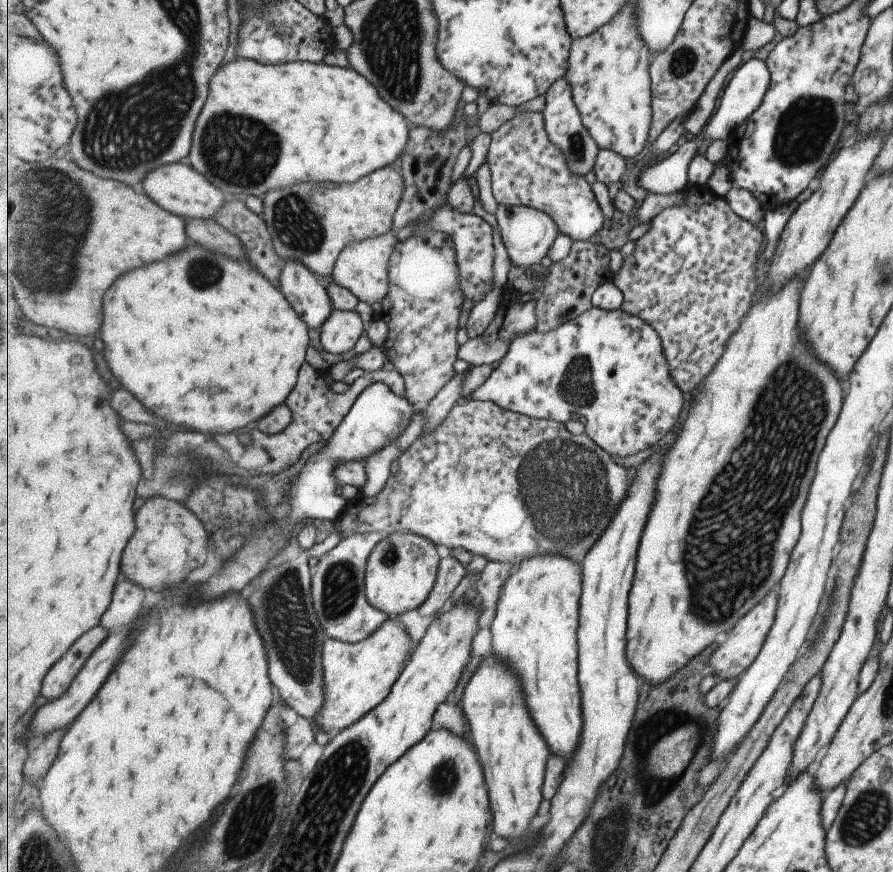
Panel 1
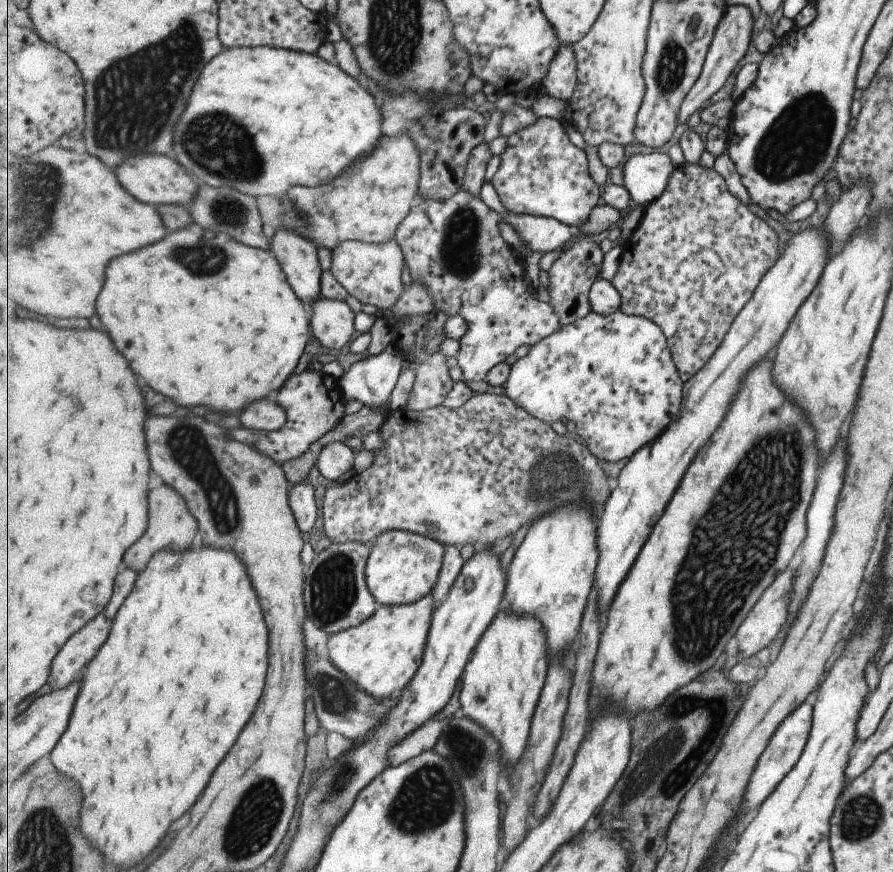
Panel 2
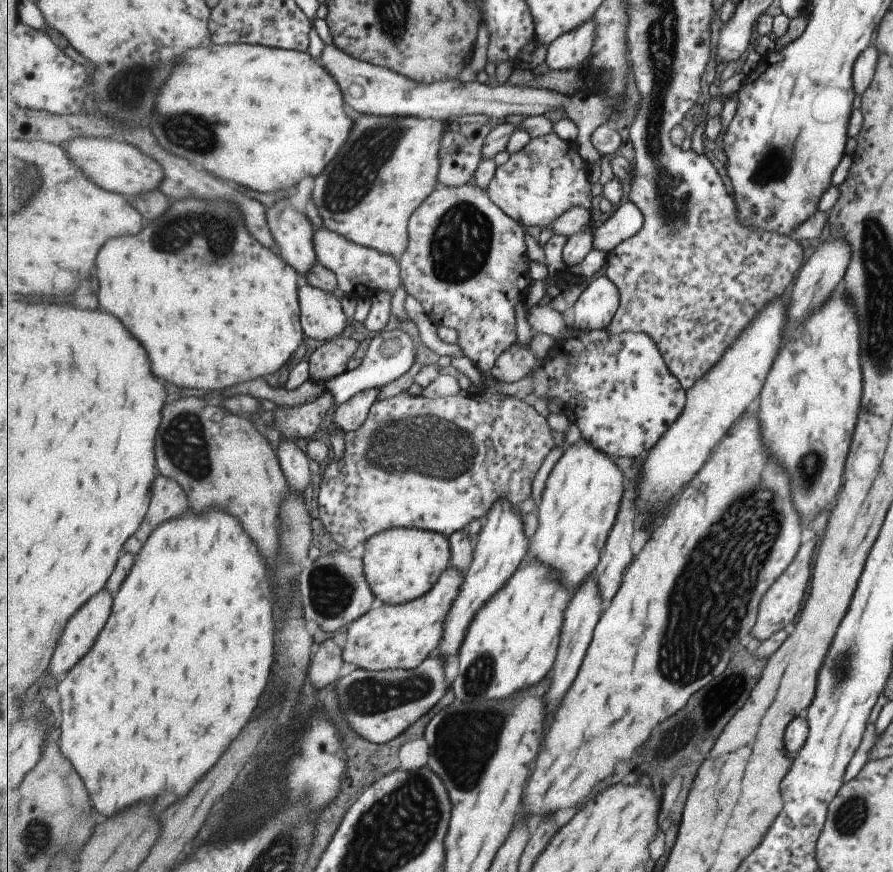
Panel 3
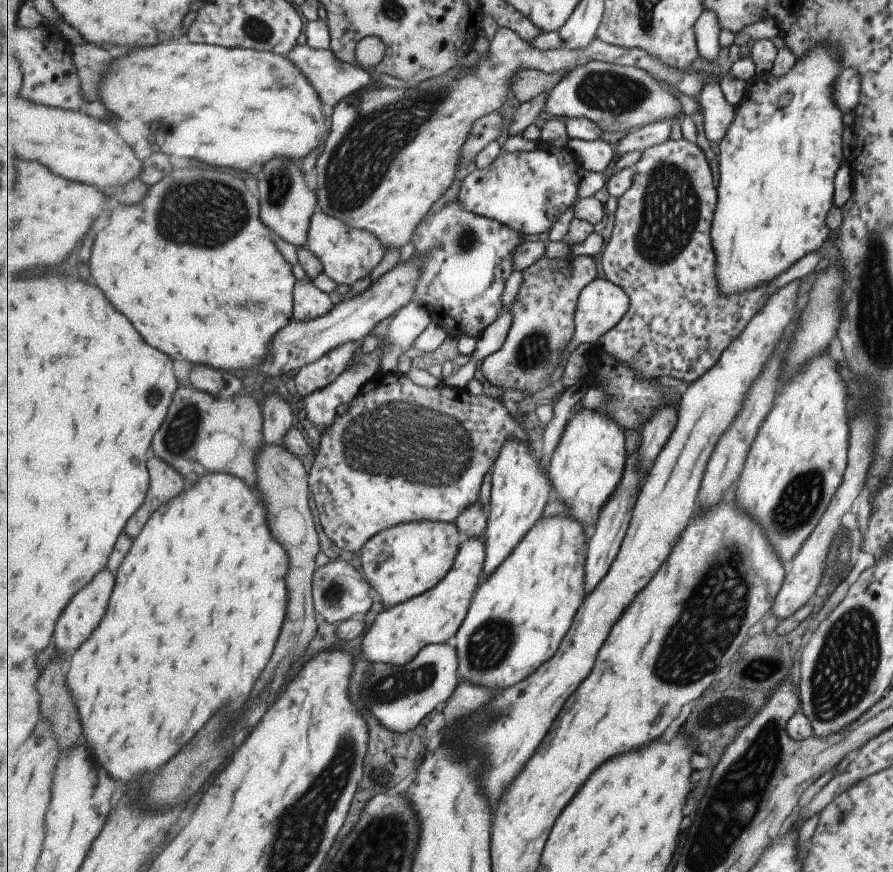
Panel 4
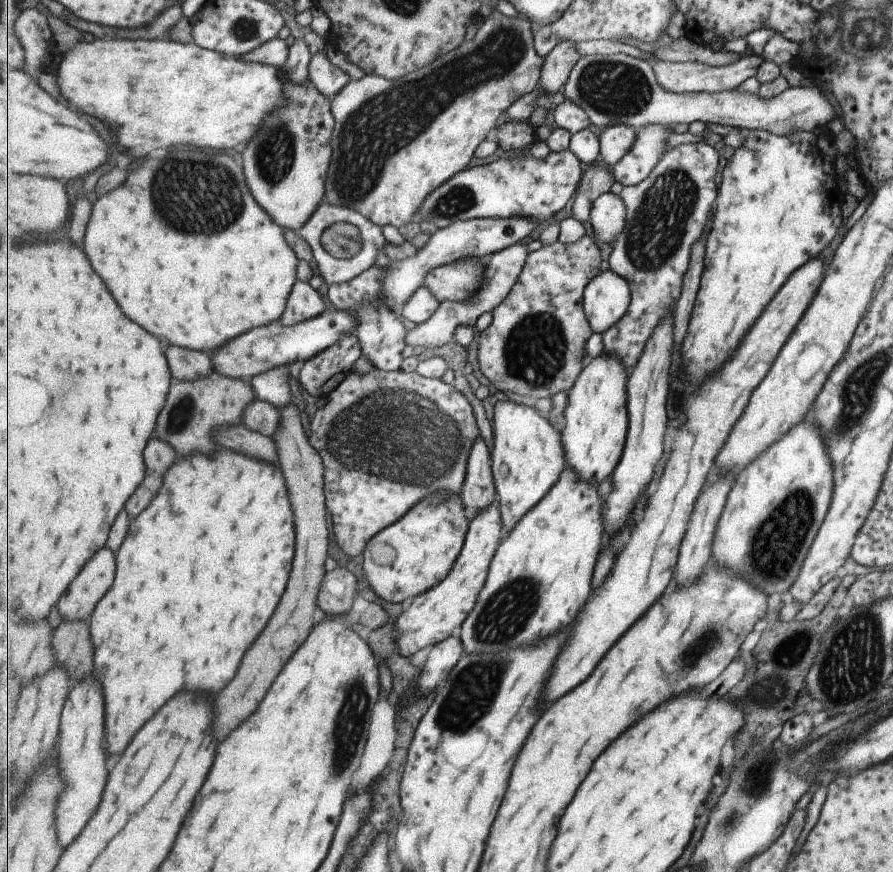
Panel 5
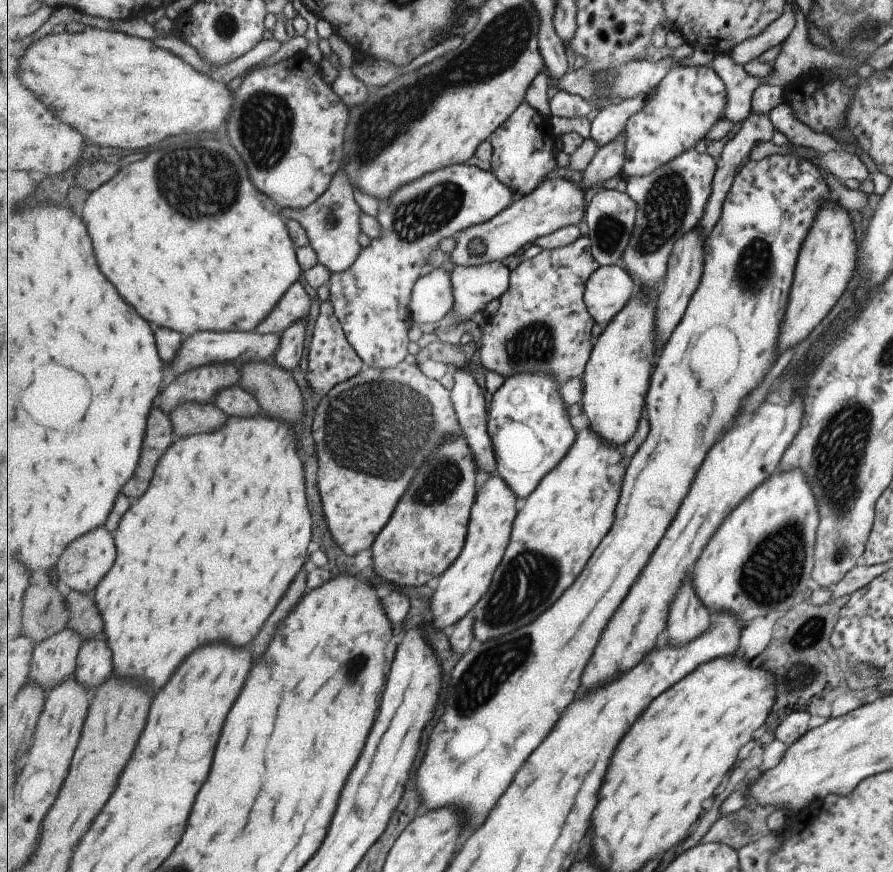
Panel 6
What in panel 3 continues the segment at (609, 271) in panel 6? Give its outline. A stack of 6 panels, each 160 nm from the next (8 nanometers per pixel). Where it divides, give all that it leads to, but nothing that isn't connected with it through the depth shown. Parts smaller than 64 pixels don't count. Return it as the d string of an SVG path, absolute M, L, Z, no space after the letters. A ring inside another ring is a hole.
M607 278L593 279L574 306L575 328L594 331L609 328L619 310L619 287Z

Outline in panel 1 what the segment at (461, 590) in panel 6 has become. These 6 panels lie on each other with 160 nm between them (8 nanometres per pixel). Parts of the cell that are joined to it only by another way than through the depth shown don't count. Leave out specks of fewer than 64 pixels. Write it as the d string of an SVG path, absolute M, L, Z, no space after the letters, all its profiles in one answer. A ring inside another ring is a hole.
M397 615L389 617L376 633L358 643L329 638L324 642L326 703L315 727L339 733L380 706L404 672L413 652L413 640Z

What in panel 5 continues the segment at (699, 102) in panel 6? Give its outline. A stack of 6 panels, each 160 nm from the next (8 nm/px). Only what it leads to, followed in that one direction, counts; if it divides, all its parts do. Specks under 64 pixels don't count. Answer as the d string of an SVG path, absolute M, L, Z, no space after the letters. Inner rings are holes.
M662 124L636 129L636 139L631 150L612 168L616 182L624 187L641 184L668 152L667 140L673 134L672 126Z

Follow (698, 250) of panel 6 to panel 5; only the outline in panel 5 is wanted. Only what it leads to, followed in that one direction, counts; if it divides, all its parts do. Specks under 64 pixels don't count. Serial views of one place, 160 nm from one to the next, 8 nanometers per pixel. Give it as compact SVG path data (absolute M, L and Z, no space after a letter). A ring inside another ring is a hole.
M673 313L665 315L653 330L653 334L645 343L644 351L640 359L631 370L628 382L628 411L631 416L631 428L629 428L629 440L623 454L623 460L616 468L611 482L615 486L607 496L605 522L606 536L613 536L617 530L621 530L639 498L645 494L649 482L655 476L657 464L663 460L665 452L665 430L667 430L667 396L669 396L669 368L674 349L674 332L676 331L676 316Z

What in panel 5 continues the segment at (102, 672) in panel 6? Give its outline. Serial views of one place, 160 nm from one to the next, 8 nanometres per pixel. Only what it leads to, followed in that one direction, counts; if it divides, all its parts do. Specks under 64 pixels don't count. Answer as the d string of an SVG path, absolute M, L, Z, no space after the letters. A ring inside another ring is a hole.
M87 676L83 682L77 681L70 690L62 712L61 722L61 762L65 764L65 780L69 784L65 796L61 798L61 812L57 816L57 828L61 832L61 844L69 846L85 828L89 818L95 814L103 788L107 784L107 758L105 758L105 698L103 688L95 676Z

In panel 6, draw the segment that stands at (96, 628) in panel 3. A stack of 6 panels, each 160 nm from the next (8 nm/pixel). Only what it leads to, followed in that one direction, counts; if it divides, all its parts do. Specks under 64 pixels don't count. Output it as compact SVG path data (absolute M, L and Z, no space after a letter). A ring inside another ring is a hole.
M99 526L93 532L87 532L85 536L79 536L73 544L69 544L69 548L65 548L65 552L61 555L56 566L57 580L65 591L75 589L86 593L95 592L99 580L115 564L115 558L117 558L115 538L105 526Z

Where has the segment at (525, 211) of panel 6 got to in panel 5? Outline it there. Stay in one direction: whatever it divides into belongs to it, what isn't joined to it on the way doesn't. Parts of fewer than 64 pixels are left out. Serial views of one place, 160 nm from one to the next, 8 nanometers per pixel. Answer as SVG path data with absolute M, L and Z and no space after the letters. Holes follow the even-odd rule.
M515 215L509 218L489 217L465 222L457 221L447 228L437 229L431 232L427 244L417 250L414 256L401 261L391 261L381 296L388 307L402 311L404 304L412 298L418 288L421 288L426 274L433 268L469 259L489 259L514 244L526 243L529 240L529 234L537 228L537 224L538 222L532 216Z

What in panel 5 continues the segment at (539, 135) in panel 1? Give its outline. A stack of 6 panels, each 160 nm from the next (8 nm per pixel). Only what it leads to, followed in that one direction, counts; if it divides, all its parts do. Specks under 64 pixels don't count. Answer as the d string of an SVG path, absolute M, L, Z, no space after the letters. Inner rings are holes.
M570 148L561 152L551 151L551 154L547 154L547 158L543 159L535 158L529 152L522 153L522 155L515 160L497 160L458 172L453 178L435 188L419 207L413 221L417 224L427 222L431 232L434 232L437 229L447 228L457 221L529 215L539 224L544 220L549 220L551 216L556 216L555 214L559 210L563 210L569 204L569 200L576 195L577 189L580 187L579 182L583 178L581 159Z

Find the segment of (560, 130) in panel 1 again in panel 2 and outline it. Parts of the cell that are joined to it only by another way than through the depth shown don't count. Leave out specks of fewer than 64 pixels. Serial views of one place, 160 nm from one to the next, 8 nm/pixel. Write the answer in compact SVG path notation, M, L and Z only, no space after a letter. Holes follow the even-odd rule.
M563 45L551 63L544 88L552 97L566 102L563 120L571 122L570 100L578 81L578 60L572 45Z

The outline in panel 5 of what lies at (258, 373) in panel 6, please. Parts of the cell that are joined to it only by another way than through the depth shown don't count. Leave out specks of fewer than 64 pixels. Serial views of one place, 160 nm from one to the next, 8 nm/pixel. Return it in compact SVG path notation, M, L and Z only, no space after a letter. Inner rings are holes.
M289 403L280 410L280 425L275 434L275 444L279 454L279 464L285 468L285 478L289 480L289 492L293 492L293 508L297 508L297 564L293 564L293 576L289 580L289 592L277 608L277 616L269 622L269 628L257 638L257 644L249 648L241 672L235 680L221 692L221 716L217 716L217 736L227 738L243 720L247 720L265 698L267 690L289 662L289 658L301 648L307 640L311 628L315 626L315 612L322 579L326 574L325 562L329 556L329 522L327 522L327 505L325 484L325 463L319 451L311 444L301 422L301 410L297 404Z

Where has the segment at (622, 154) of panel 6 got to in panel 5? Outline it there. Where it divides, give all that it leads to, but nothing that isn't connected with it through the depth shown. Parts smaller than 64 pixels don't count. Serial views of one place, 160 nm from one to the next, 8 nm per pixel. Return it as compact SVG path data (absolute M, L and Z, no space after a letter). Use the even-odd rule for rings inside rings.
M602 161L587 167L585 178L581 181L572 204L572 214L577 220L589 222L595 200L611 190L611 186L616 182L612 168Z

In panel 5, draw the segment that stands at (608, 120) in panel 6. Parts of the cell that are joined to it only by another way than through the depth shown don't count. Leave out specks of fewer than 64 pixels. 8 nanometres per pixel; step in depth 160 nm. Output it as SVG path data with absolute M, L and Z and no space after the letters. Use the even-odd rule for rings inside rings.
M617 123L606 126L598 137L602 150L601 161L614 167L631 150L636 139L636 128Z

